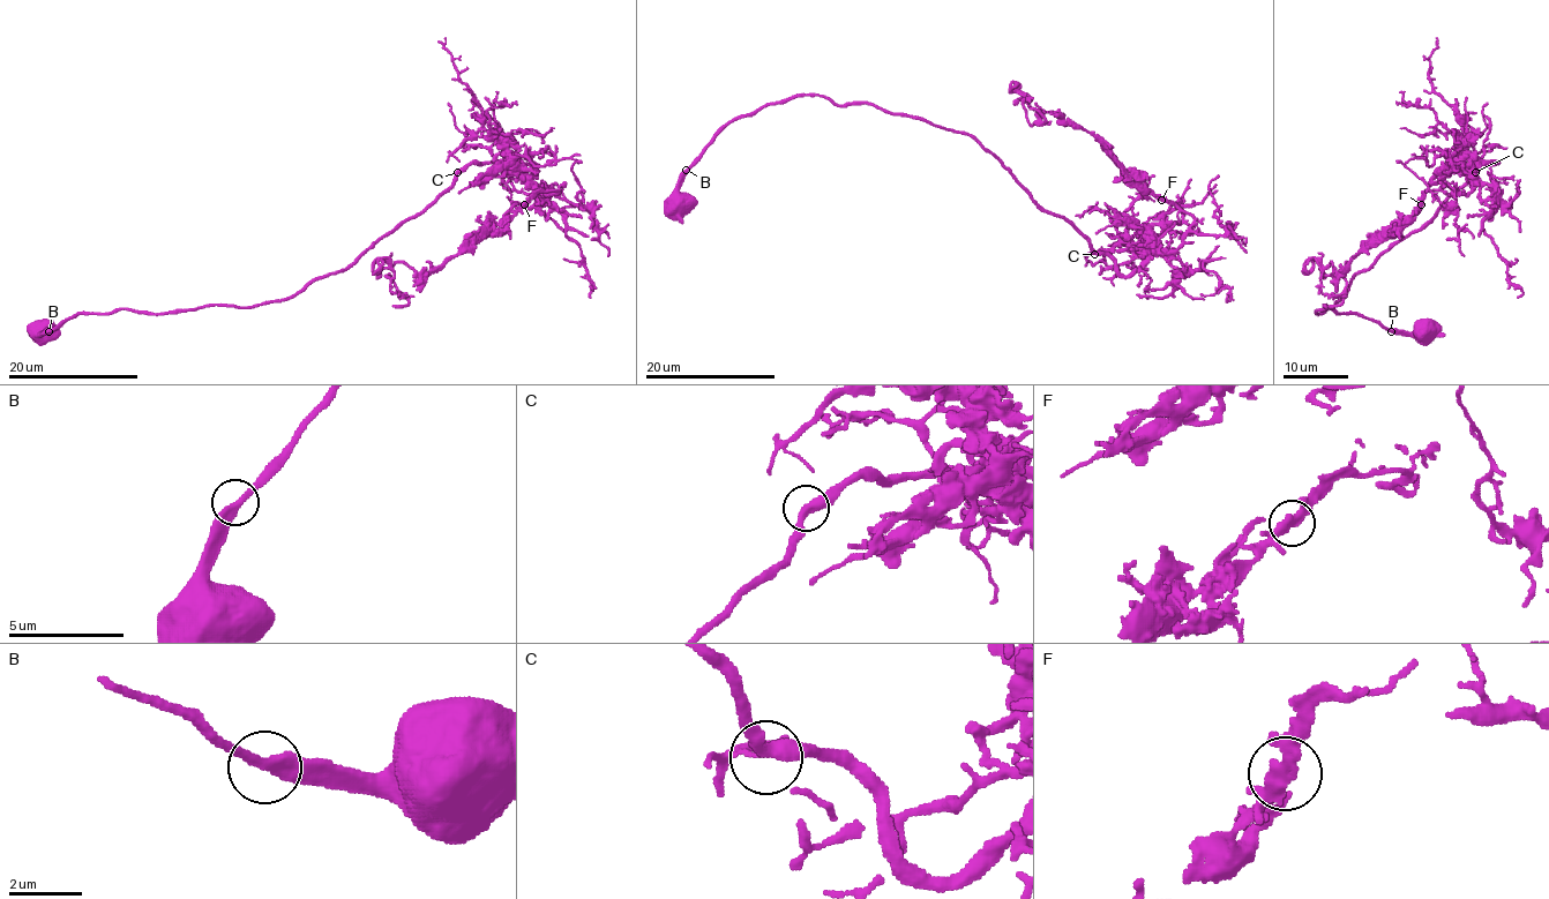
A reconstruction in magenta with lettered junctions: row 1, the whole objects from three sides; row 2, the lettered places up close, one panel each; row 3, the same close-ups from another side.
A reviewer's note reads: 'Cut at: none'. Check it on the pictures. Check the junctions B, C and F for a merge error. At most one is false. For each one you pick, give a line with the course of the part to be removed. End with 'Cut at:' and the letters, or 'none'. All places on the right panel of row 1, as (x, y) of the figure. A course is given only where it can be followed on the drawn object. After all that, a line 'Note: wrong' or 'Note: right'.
F: foreign part runs (1420, 204), (1337, 272), (1324, 269), (1321, 277), (1345, 281), (1342, 301), (1329, 307)
Cut at: F
Note: wrong

